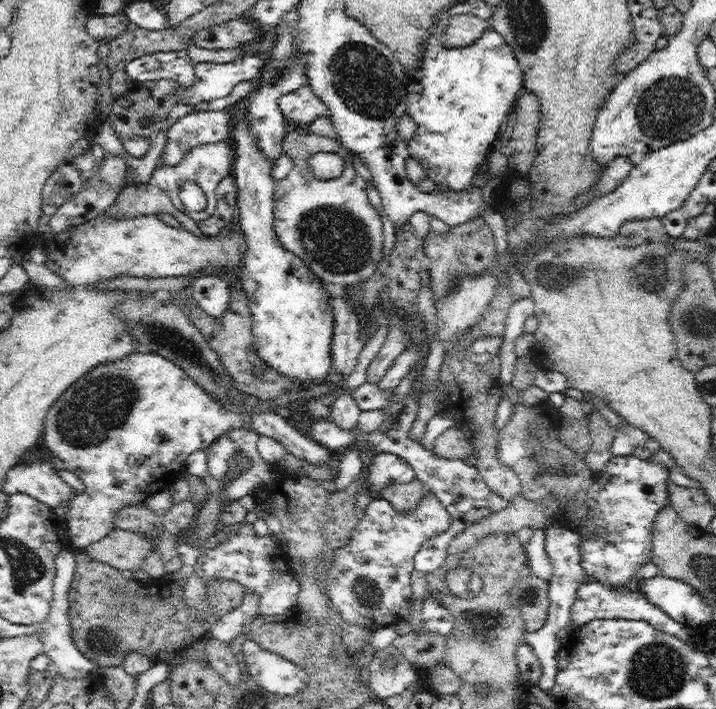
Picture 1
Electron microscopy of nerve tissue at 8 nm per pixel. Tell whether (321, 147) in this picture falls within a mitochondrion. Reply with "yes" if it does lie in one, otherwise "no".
no

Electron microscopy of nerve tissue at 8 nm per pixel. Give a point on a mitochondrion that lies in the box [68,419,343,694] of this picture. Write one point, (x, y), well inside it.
(101, 641)

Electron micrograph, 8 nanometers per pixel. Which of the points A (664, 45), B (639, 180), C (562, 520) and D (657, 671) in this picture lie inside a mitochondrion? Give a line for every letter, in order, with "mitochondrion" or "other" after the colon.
A: other
B: other
C: other
D: mitochondrion

